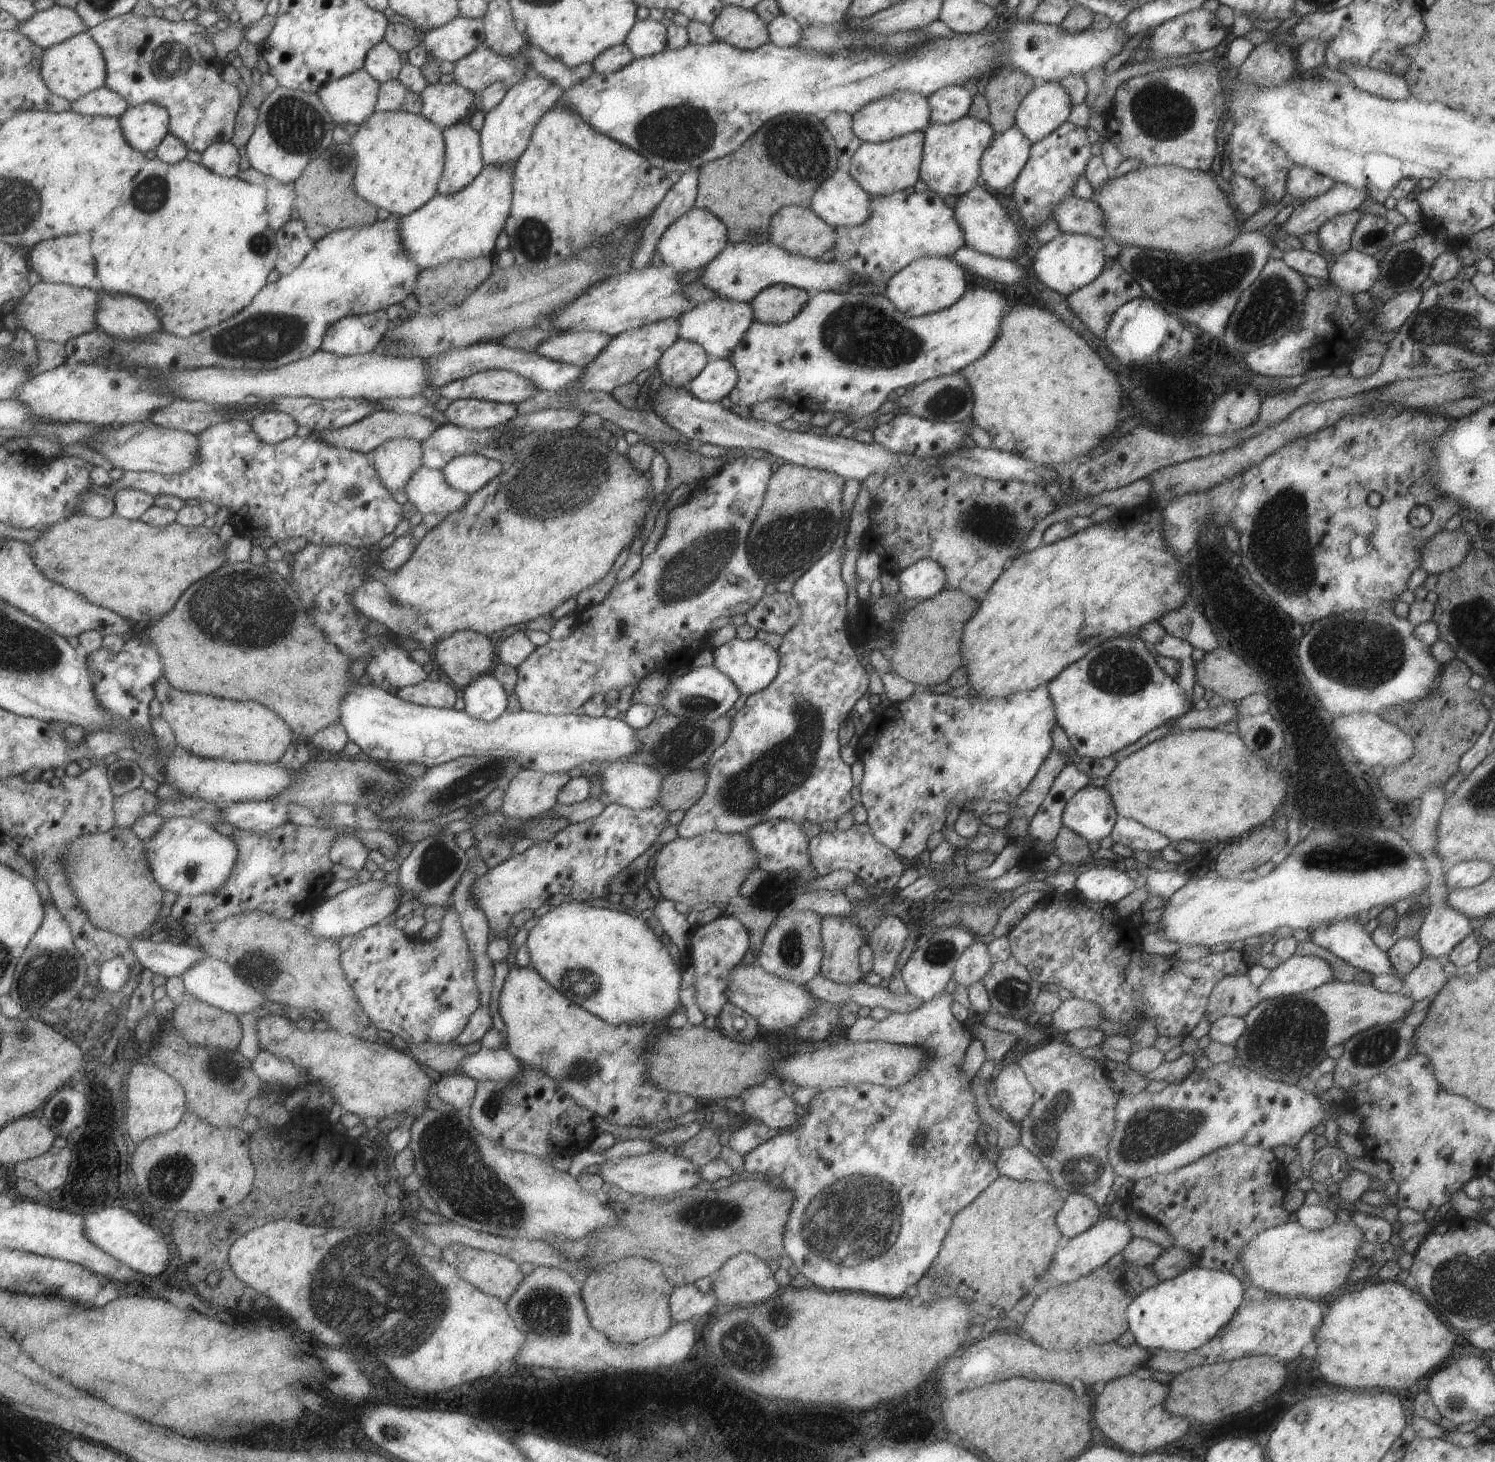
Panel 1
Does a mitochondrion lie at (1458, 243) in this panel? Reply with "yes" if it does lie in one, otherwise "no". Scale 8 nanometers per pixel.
no

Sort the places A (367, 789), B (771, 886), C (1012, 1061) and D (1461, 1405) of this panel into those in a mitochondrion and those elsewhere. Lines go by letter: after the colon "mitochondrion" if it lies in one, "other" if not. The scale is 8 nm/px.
A: mitochondrion
B: other
C: other
D: mitochondrion

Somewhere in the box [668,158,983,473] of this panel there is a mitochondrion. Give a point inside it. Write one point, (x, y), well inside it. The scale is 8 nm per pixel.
(861, 334)

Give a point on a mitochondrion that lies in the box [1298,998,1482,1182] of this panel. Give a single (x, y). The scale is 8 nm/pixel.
(1372, 1050)

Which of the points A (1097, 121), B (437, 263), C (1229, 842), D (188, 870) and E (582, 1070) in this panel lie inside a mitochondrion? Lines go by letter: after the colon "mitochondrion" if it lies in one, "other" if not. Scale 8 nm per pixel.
A: other
B: other
C: other
D: mitochondrion
E: mitochondrion

